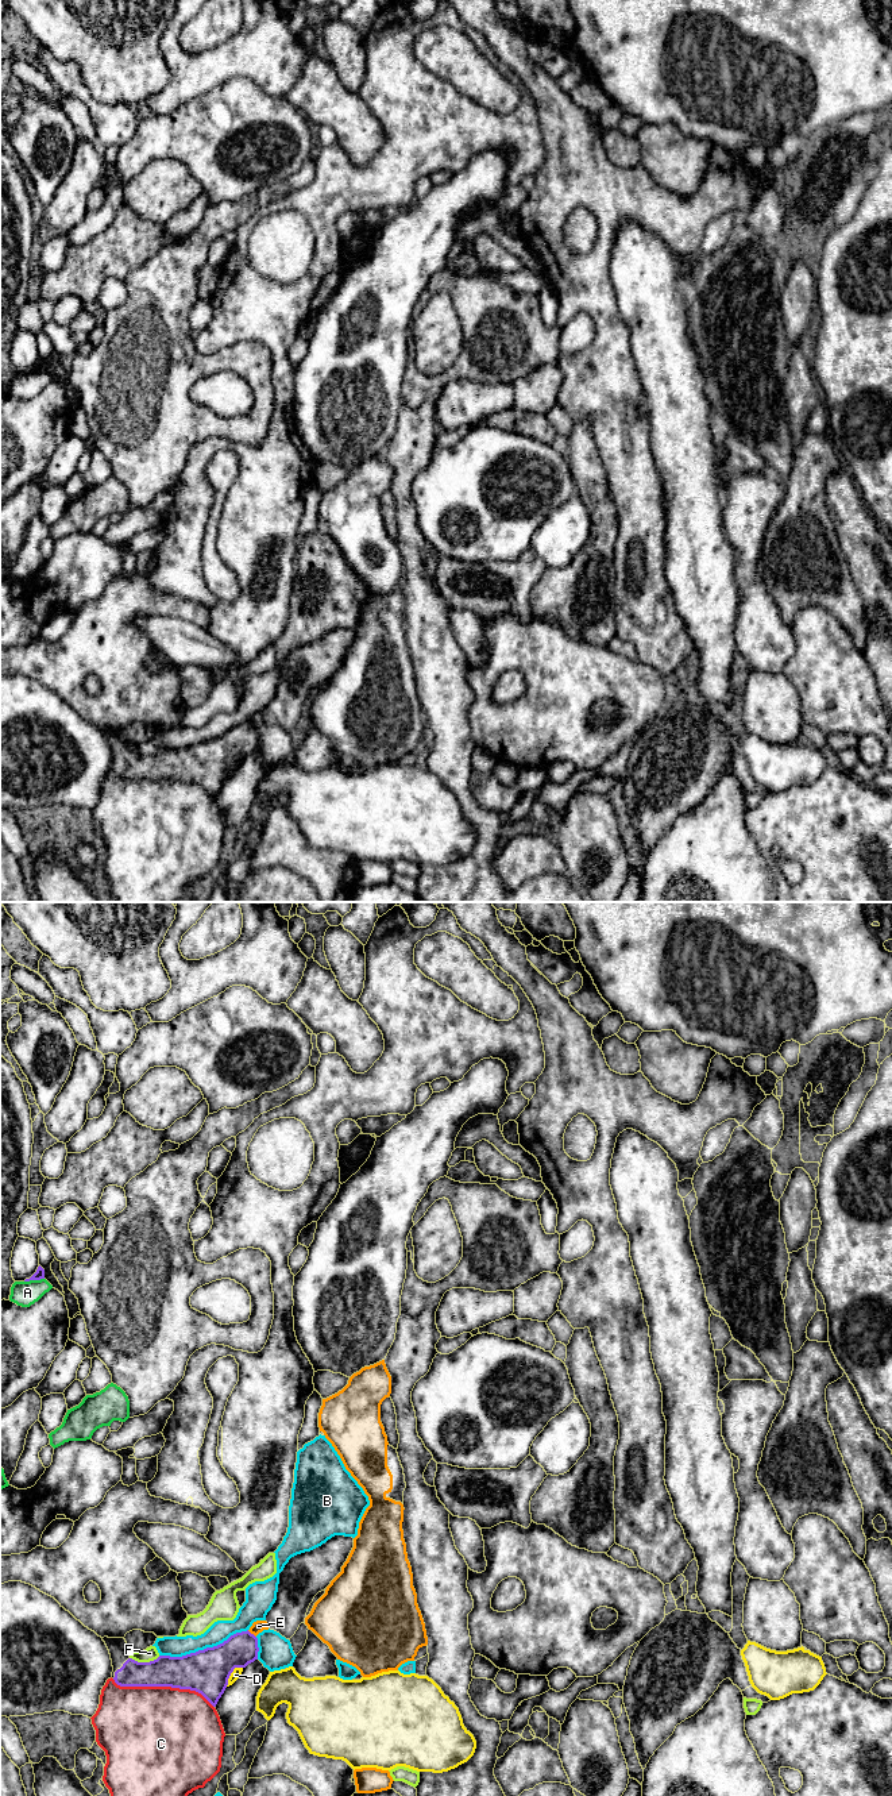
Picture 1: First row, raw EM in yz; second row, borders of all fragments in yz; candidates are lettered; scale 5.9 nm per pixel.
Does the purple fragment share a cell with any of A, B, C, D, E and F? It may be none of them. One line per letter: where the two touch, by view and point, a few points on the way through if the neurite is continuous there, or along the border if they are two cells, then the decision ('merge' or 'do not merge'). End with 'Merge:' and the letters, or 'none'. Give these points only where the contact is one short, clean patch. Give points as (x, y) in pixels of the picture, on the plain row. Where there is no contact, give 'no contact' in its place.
A: meets purple in yz at (34, 372); do not merge
B: meets purple in yz at (204, 742); do not merge
C: meets purple in yz at (163, 778); do not merge
D: meets purple in yz at (231, 764); do not merge
E: meets purple in yz at (250, 725); border along yz (247, 723), (255, 729); do not merge
F: meets purple in yz at (145, 755); do not merge
Merge: none

